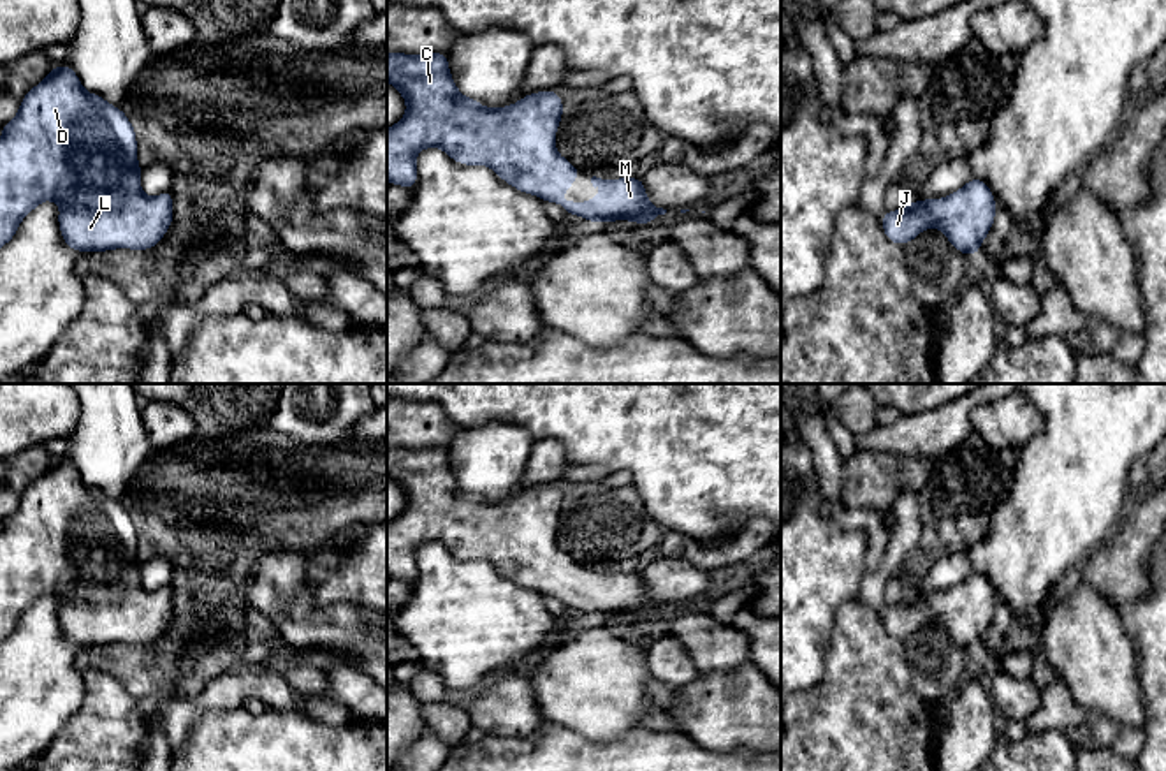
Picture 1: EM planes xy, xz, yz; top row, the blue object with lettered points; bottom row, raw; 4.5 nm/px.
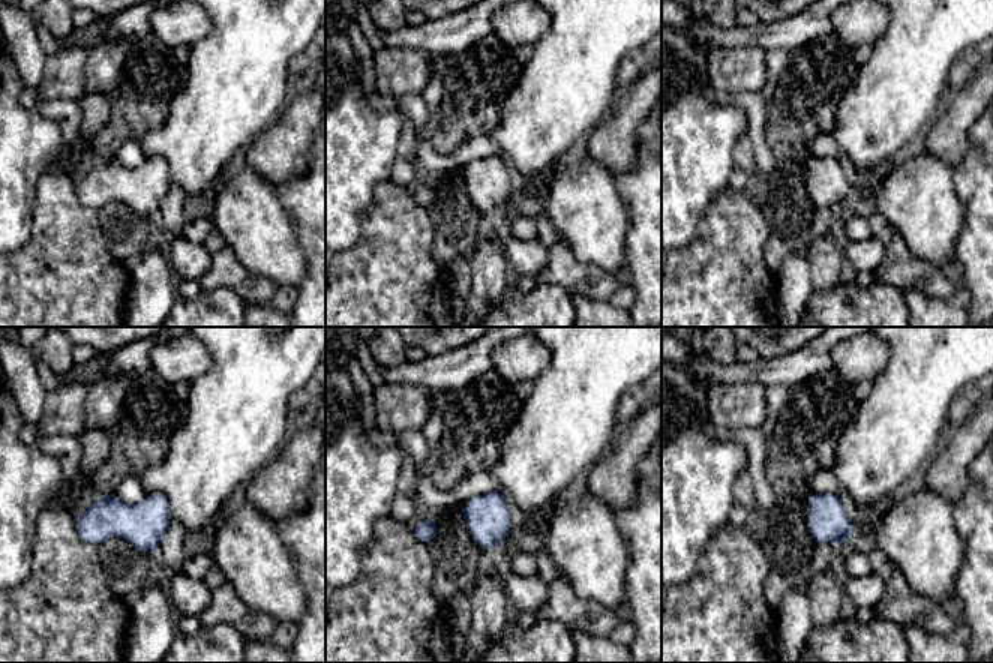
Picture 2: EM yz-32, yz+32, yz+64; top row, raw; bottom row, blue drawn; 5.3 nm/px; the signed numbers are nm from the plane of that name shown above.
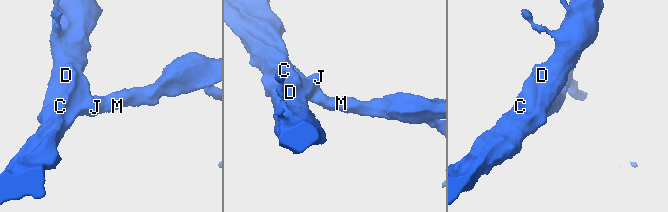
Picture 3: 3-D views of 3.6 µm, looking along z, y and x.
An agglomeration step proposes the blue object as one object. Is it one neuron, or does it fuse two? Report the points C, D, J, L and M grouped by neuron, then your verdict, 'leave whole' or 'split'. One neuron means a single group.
C D J L M; leave whole

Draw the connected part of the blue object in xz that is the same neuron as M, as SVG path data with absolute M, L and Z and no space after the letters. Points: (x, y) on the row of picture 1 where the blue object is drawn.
M387 53L387 83L406 102L404 116L387 128L390 185L410 190L419 180L419 151L441 148L463 165L484 164L514 188L594 224L630 220L640 225L667 213L649 202L640 178L593 176L593 187L601 187L600 195L587 202L561 201L580 169L556 150L565 113L554 90L524 95L505 107L485 107L457 90L445 53Z

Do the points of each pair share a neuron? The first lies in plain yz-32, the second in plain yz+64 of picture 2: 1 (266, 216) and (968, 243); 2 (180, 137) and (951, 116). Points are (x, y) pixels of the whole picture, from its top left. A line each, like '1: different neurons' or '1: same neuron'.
1: different neurons
2: different neurons

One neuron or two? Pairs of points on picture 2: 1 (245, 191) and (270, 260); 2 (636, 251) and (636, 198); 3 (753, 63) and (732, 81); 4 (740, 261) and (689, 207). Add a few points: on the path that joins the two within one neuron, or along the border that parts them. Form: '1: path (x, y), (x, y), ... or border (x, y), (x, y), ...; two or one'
1: path (248, 207), (248, 213), (264, 243); one
2: path (638, 237), (638, 212); one
3: path (749, 65), (737, 77); one
4: border (720, 189), (699, 221), (696, 236), (680, 248); two

